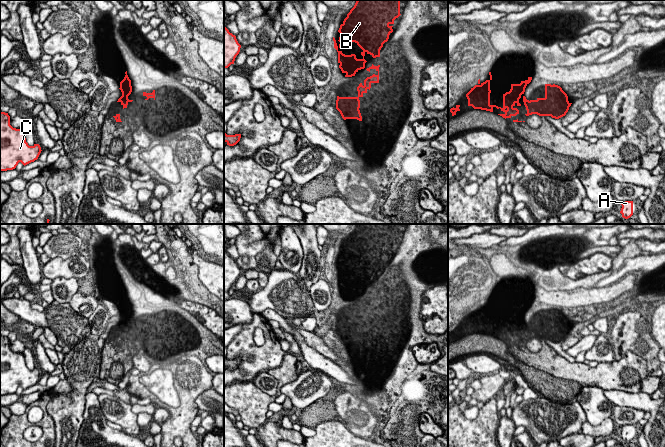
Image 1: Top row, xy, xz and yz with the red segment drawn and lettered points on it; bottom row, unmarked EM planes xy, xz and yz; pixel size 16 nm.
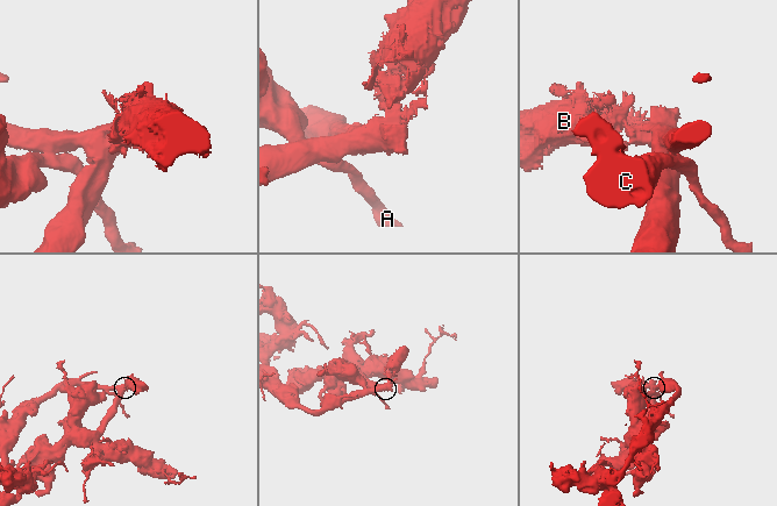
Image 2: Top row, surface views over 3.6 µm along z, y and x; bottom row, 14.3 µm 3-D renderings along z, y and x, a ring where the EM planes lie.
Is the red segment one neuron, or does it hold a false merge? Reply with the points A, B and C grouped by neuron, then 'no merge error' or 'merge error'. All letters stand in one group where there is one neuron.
groups A C / B; merge error

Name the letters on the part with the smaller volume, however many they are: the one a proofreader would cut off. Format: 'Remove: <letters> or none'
Remove: B

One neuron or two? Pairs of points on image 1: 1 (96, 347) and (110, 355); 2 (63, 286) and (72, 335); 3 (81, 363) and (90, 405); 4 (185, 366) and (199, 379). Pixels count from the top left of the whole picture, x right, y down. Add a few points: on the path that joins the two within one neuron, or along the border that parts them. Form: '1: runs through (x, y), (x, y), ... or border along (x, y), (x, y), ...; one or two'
1: border along (104, 341), (102, 349); two
2: border along (55, 300), (61, 303), (68, 303); two
3: border along (86, 392), (85, 409), (82, 416); two
4: runs through (188, 369), (196, 377); one

